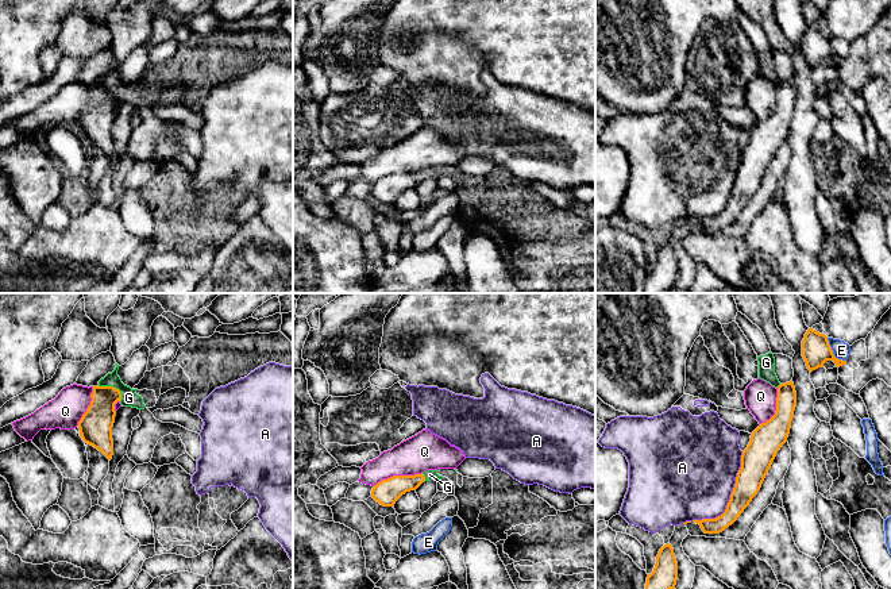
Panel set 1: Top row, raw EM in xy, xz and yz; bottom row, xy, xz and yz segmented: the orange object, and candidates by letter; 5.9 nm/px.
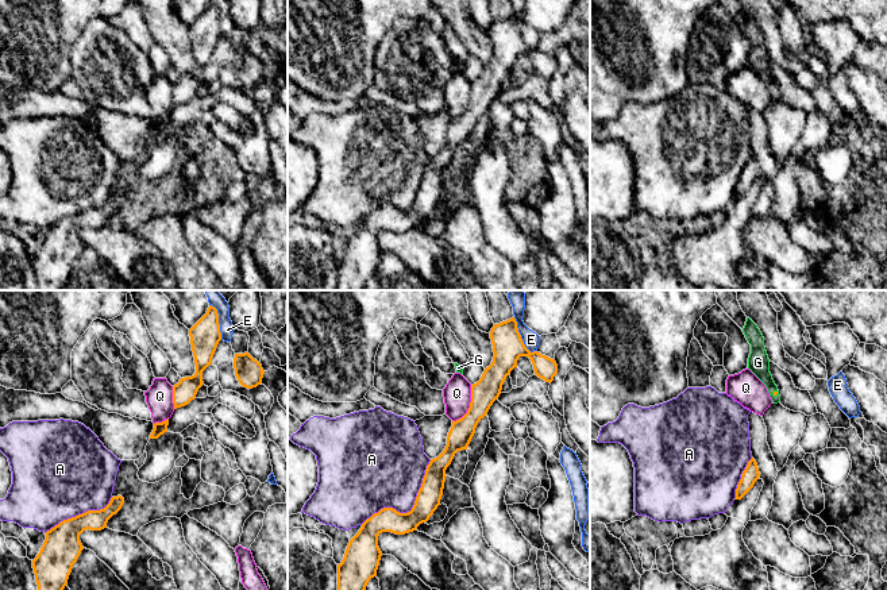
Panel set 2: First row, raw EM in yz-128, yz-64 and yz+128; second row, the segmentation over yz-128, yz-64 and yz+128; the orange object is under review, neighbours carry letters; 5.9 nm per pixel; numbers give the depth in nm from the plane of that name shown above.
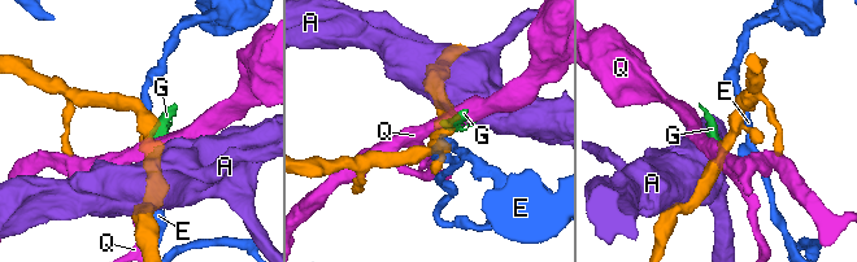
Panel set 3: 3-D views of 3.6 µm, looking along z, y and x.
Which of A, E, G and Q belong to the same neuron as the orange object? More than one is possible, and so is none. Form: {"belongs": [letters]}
{"belongs": []}

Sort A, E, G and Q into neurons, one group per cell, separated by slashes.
A / E / G / Q

